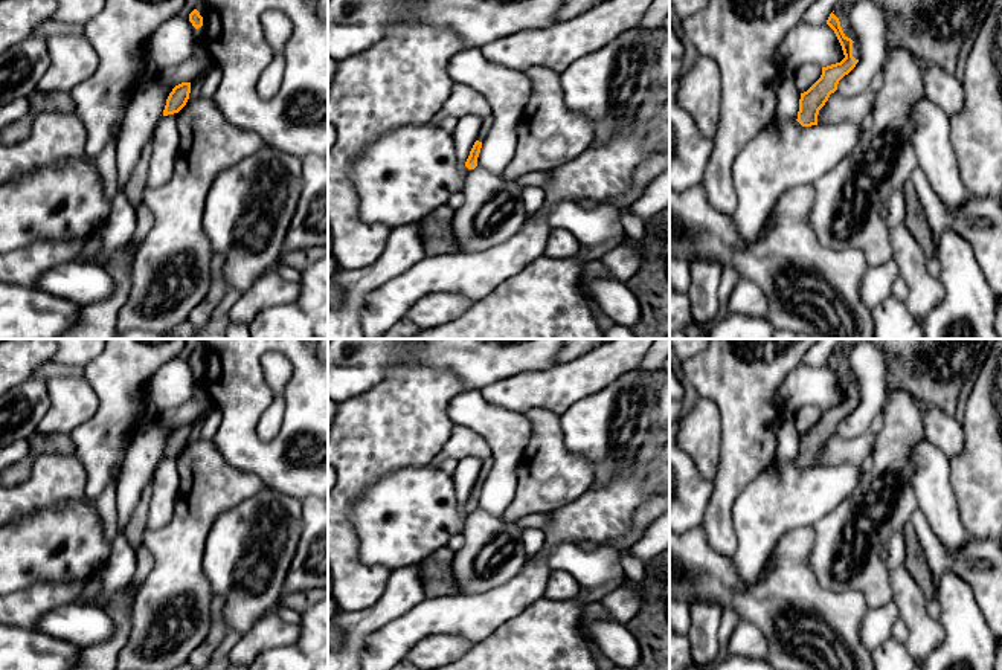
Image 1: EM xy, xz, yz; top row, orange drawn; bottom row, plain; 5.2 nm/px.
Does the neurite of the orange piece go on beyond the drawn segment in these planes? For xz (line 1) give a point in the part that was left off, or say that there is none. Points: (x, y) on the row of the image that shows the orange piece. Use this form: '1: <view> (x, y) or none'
1: xz (487, 122)

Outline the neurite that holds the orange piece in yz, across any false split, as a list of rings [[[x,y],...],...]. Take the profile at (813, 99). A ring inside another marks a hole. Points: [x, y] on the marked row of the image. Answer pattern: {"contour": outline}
{"contour": [[[840,0],[830,14],[827,24],[834,31],[845,58],[840,63],[822,67],[821,78],[799,99],[798,122],[802,127],[817,125],[819,110],[830,95],[837,90],[839,81],[848,75],[860,60],[860,46],[848,21],[849,8],[859,0]]]}

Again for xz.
{"contour": [[[491,116],[483,118],[477,140],[474,142],[474,145],[470,151],[470,156],[465,162],[465,172],[468,172],[477,166],[477,157],[479,157],[479,153],[482,148],[482,142],[485,140],[487,134],[490,133],[491,127],[493,127],[493,118]]]}

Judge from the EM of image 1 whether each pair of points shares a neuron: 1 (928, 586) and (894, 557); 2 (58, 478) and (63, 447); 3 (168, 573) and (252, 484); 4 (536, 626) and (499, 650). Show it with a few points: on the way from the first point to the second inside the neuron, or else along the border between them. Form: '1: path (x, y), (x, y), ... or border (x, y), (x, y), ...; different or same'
1: border (902, 530), (905, 537), (903, 563); different
2: border (28, 440), (32, 455), (72, 454); different
3: path (179, 545), (188, 528), (224, 492); same
4: path (526, 635), (508, 650); same

